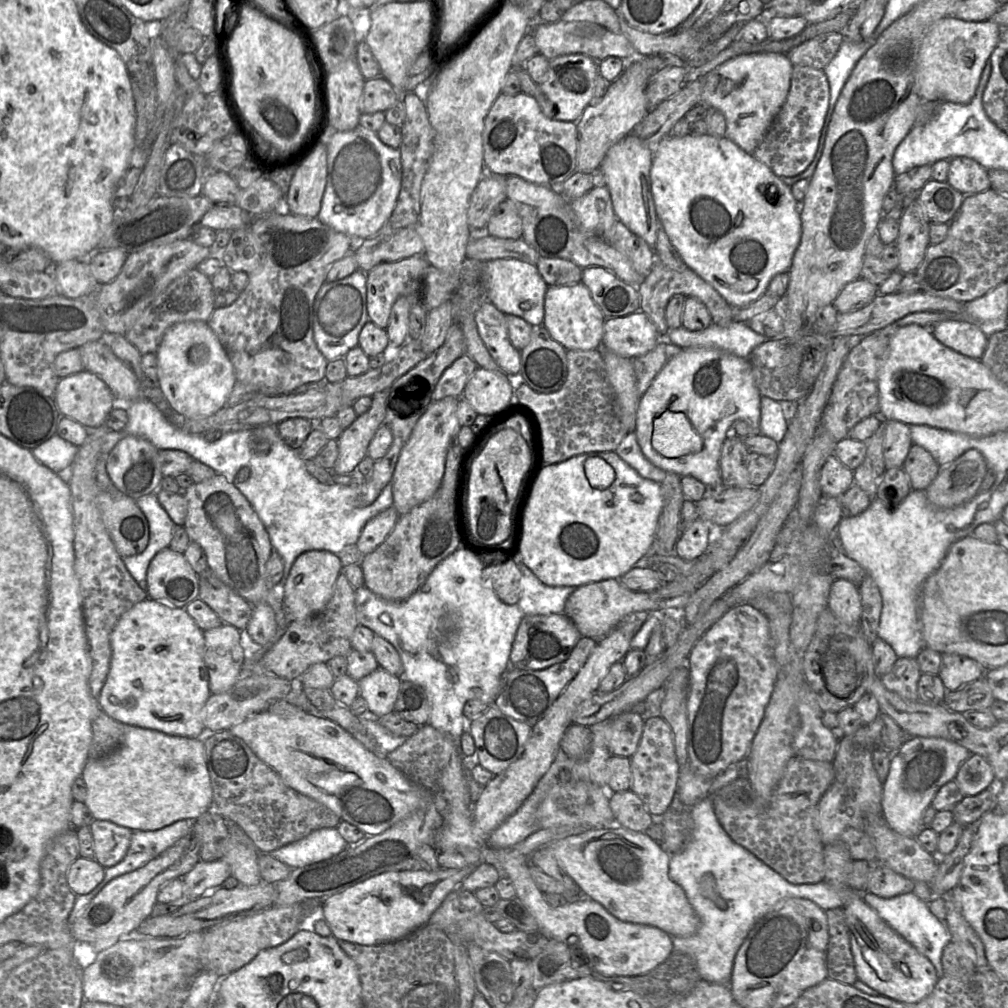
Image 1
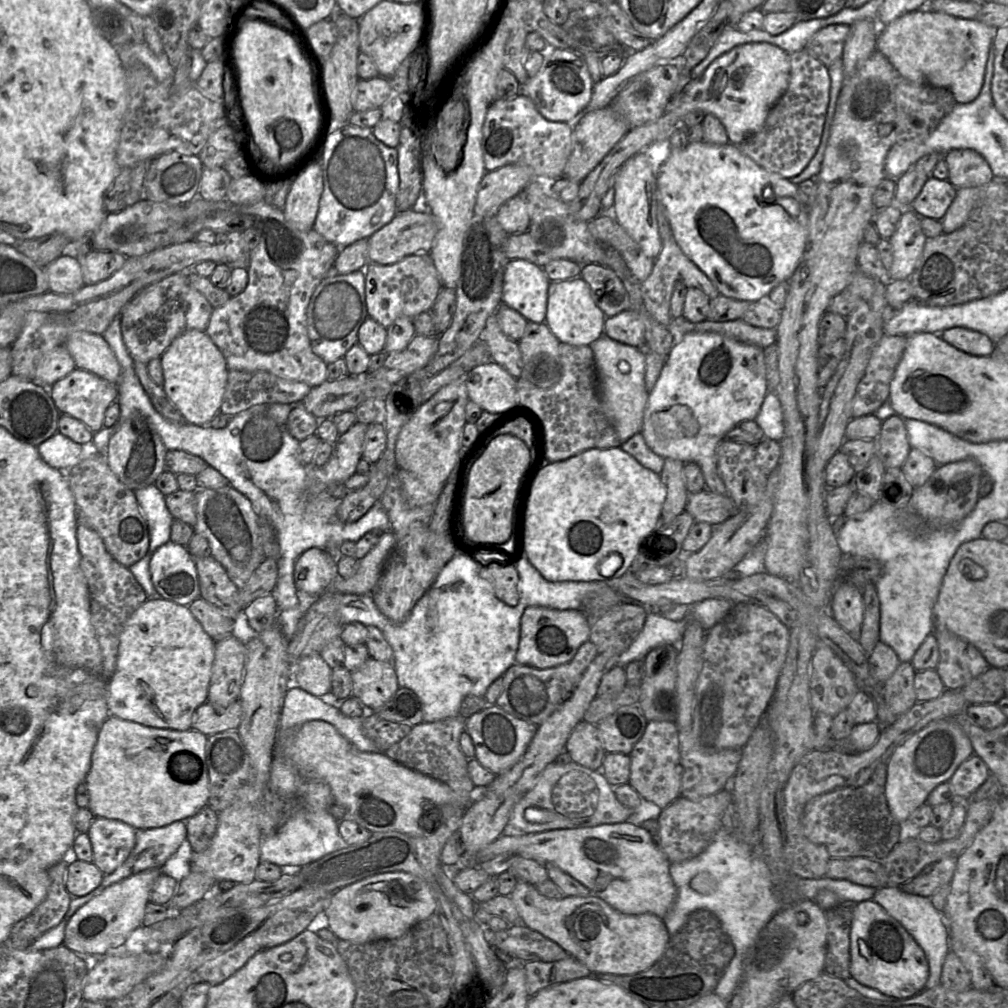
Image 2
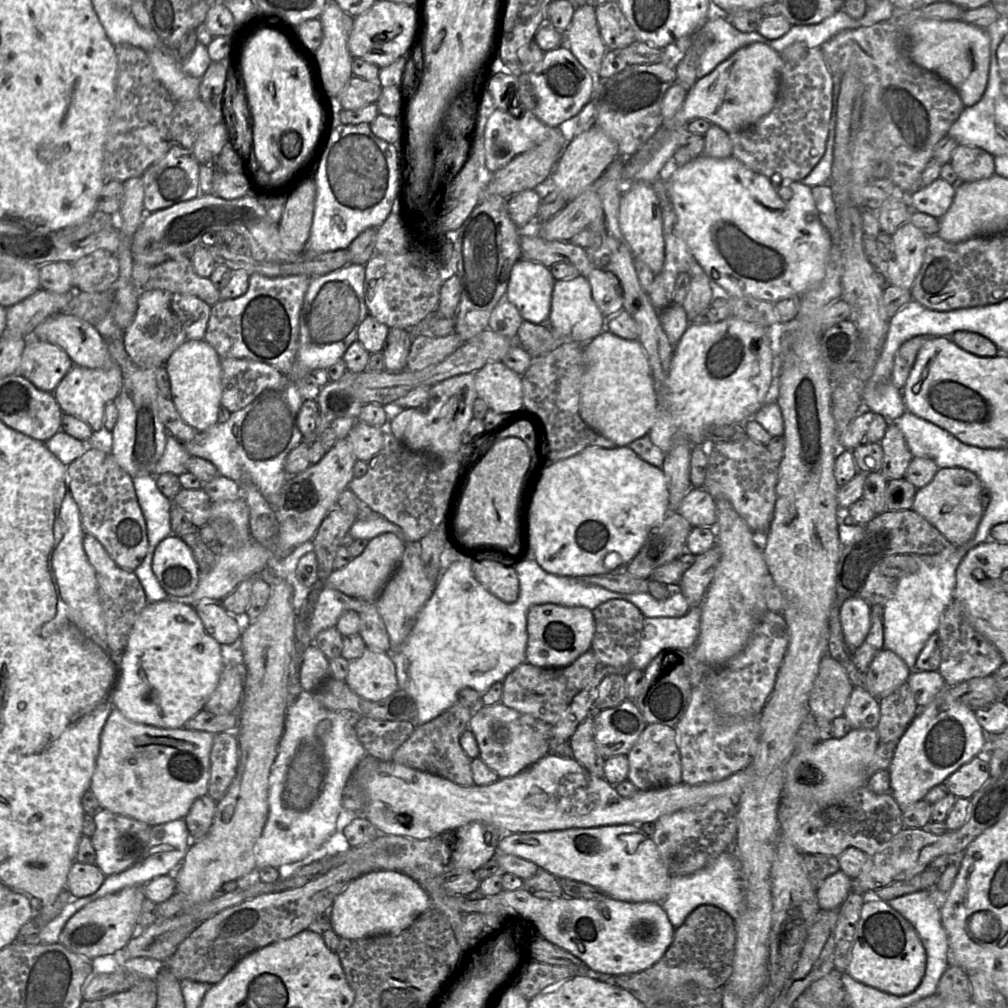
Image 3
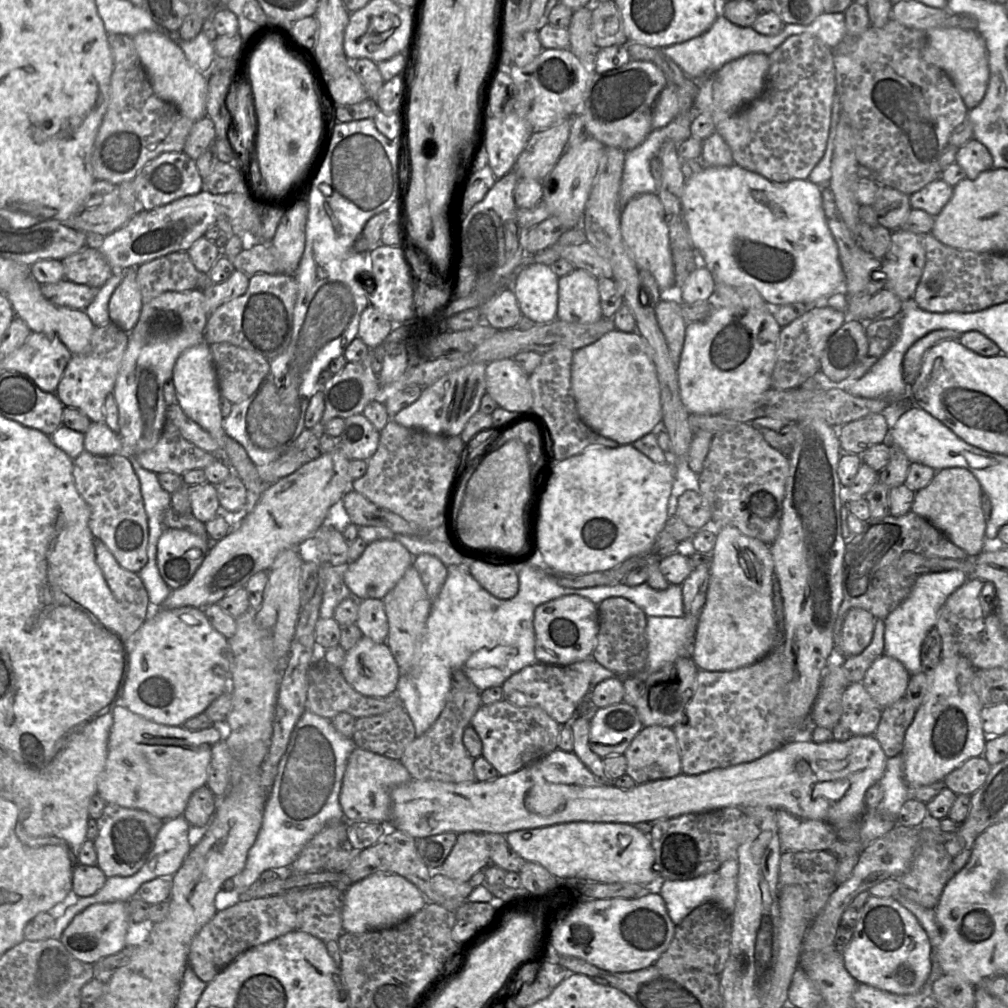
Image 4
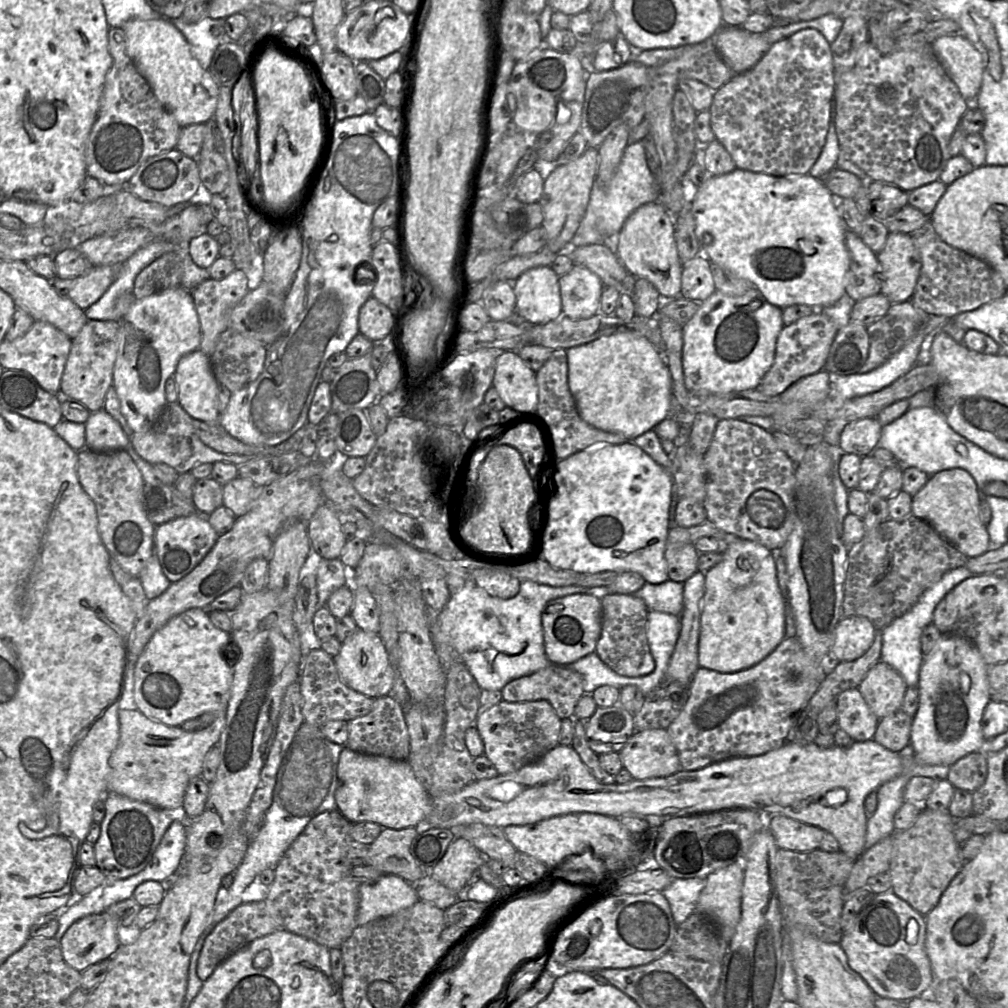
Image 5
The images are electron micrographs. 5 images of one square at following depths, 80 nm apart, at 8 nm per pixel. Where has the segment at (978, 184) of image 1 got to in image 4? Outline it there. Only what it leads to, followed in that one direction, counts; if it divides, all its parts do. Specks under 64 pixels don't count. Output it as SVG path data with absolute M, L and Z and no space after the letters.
M974 138L958 149L955 162L963 168L969 179L975 179L980 173L993 168L989 150Z

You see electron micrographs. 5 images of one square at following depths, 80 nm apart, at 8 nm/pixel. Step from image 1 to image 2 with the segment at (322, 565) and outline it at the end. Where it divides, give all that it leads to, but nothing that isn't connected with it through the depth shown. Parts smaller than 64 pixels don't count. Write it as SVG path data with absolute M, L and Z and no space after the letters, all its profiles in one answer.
M310 548L297 560L294 583L297 590L308 594L322 595L339 575L338 556L322 548Z

